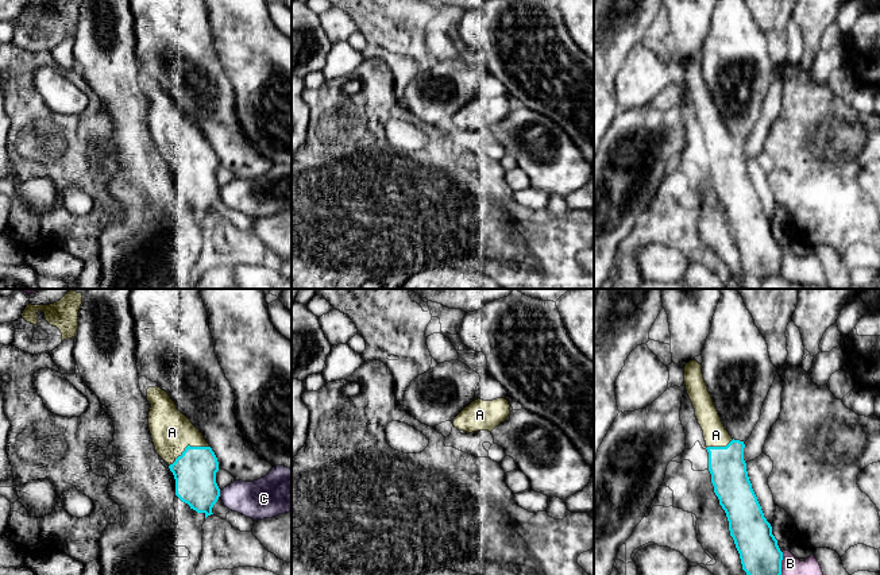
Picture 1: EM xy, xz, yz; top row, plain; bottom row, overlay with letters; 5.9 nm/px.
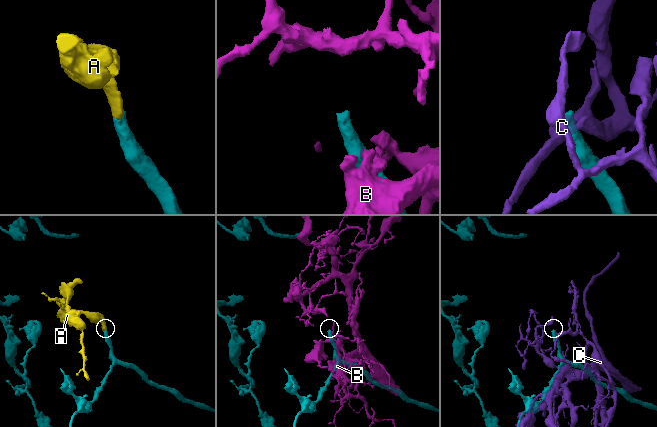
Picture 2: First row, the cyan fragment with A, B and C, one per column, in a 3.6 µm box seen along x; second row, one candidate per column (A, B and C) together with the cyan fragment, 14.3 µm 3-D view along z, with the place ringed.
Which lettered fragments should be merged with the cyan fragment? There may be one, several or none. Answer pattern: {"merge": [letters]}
{"merge": ["A"]}

